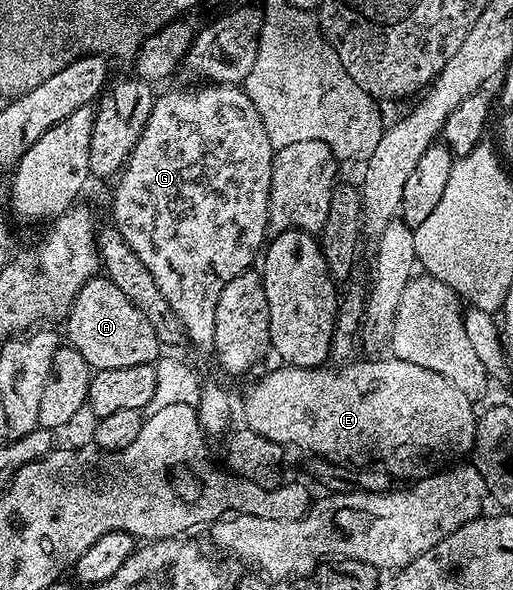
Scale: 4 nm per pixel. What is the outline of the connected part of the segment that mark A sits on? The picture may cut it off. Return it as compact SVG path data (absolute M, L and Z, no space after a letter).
M103 275L90 278L78 291L66 318L67 325L67 344L75 347L93 370L151 365L162 353L162 342L156 337L150 319Z

